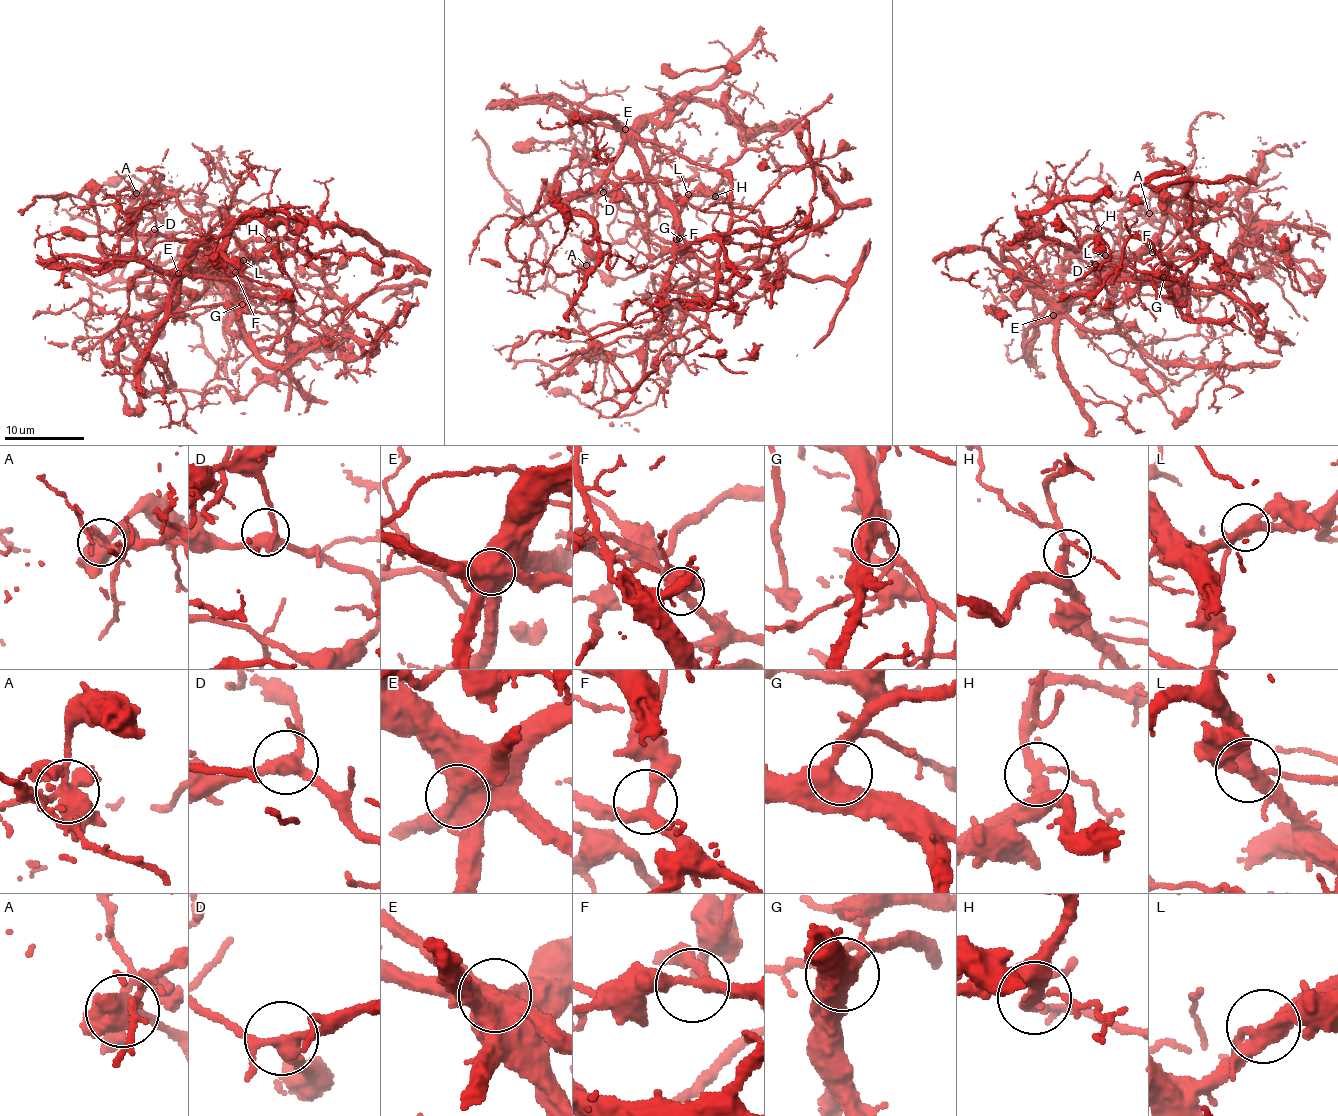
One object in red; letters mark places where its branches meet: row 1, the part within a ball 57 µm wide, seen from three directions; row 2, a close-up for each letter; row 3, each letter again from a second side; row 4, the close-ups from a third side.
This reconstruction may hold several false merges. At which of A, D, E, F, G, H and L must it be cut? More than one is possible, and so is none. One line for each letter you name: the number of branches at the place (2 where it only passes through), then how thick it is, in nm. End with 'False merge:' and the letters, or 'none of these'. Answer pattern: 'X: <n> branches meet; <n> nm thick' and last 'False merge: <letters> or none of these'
A: 4 branches meet; 500 nm thick
E: 2 branches meet; 700 nm thick
L: 4 branches meet; 360 nm thick
False merge: A, E, L

